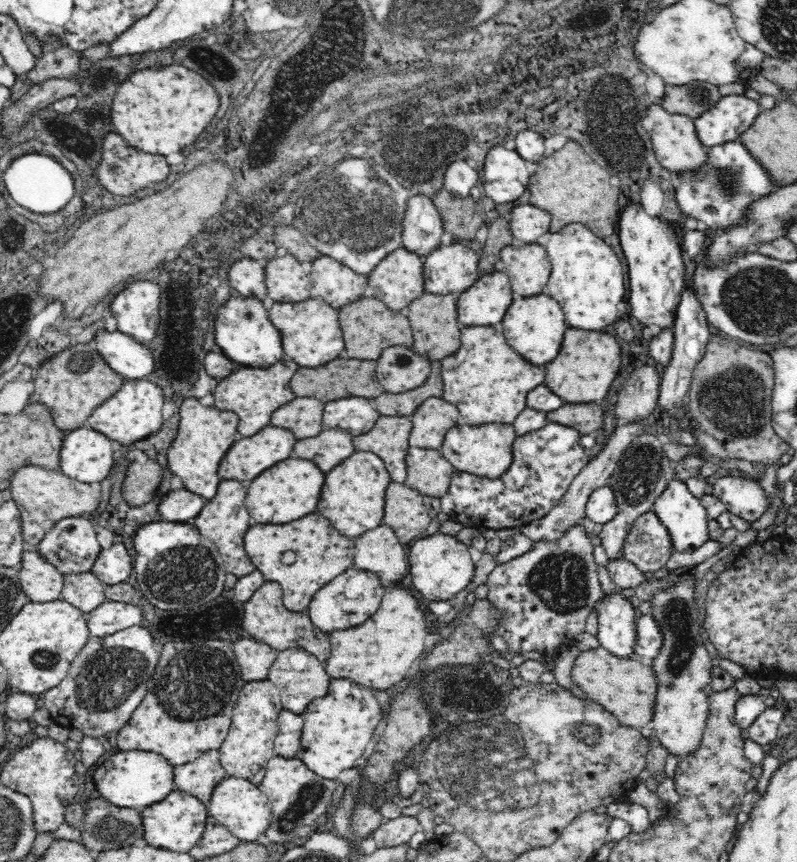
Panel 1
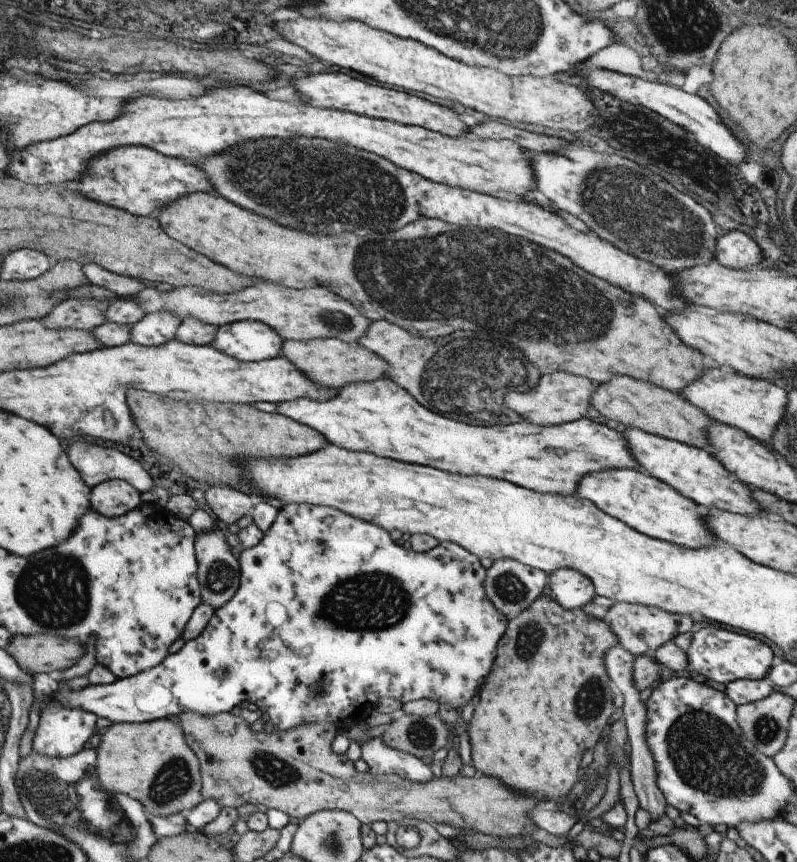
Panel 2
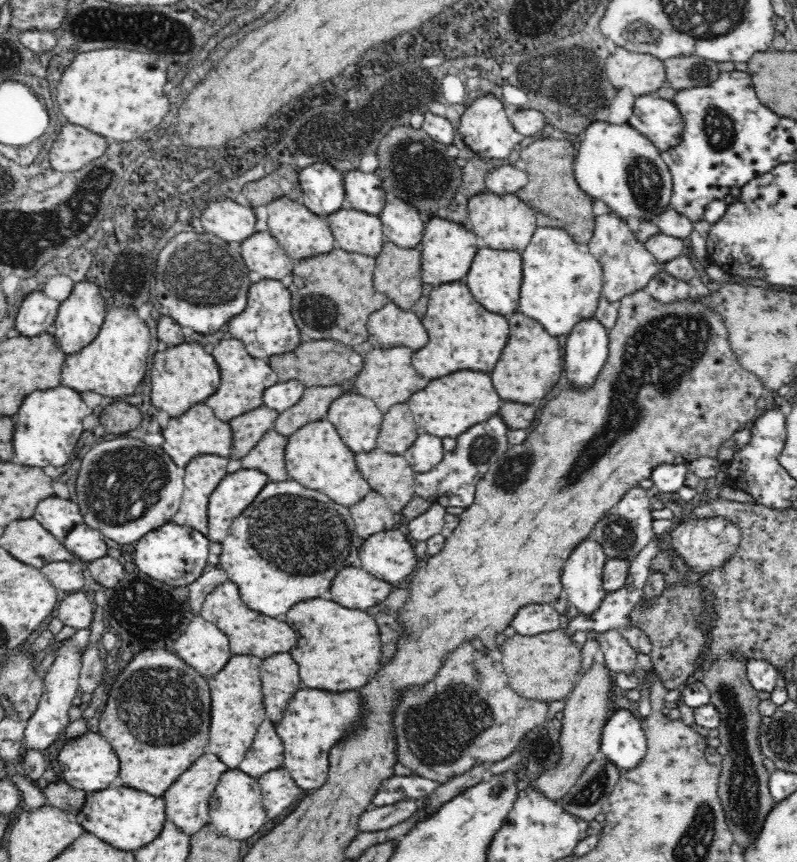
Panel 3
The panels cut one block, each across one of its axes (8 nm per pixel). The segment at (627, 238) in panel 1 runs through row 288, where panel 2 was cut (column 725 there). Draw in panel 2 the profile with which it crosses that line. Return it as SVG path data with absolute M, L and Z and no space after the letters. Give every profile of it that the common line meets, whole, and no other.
M708 626L695 632L692 645L687 649L688 671L694 670L714 682L729 683L736 679L760 680L766 678L772 668L774 652L766 642L750 638L746 634L730 632L718 626Z

